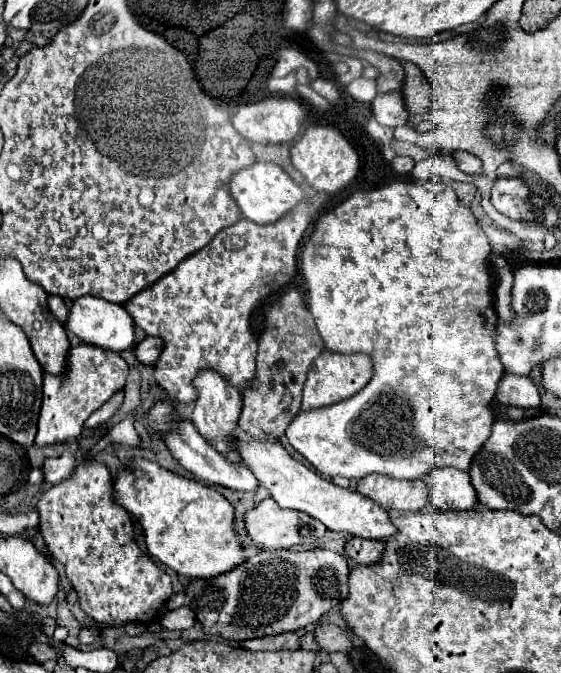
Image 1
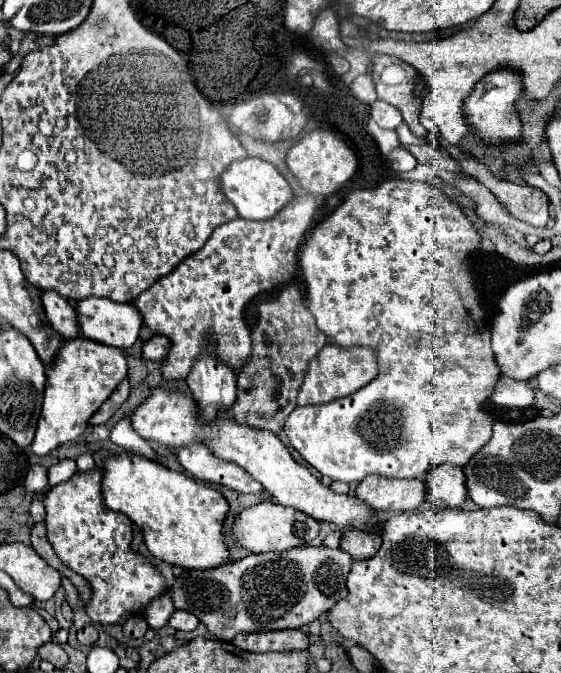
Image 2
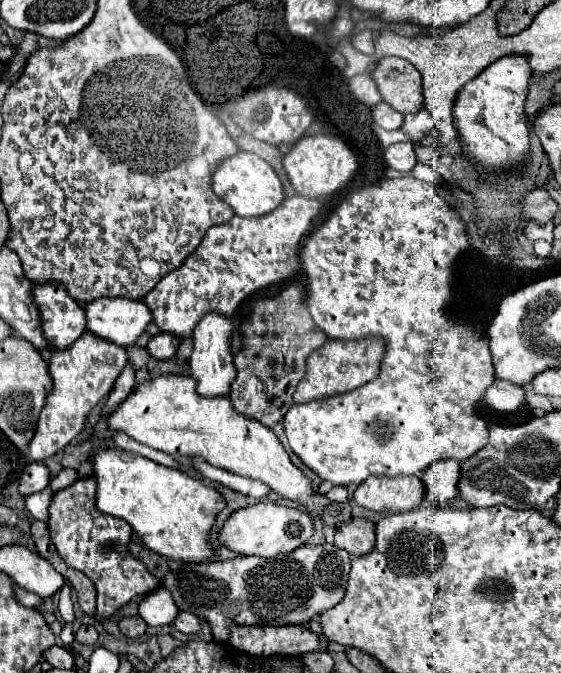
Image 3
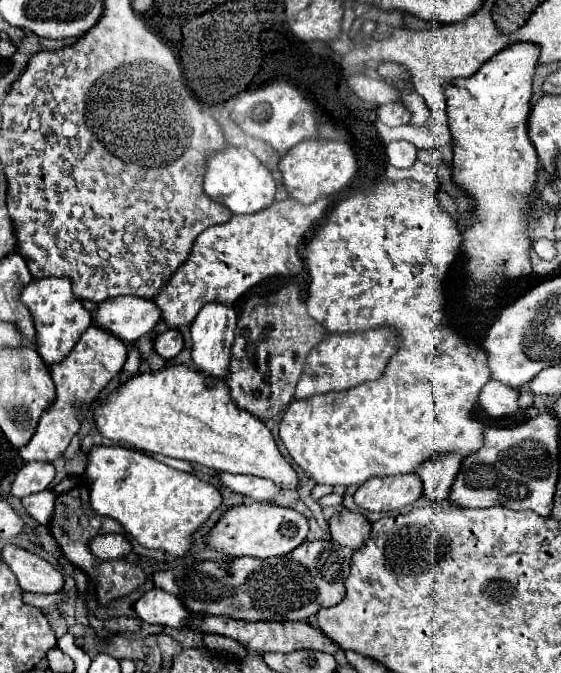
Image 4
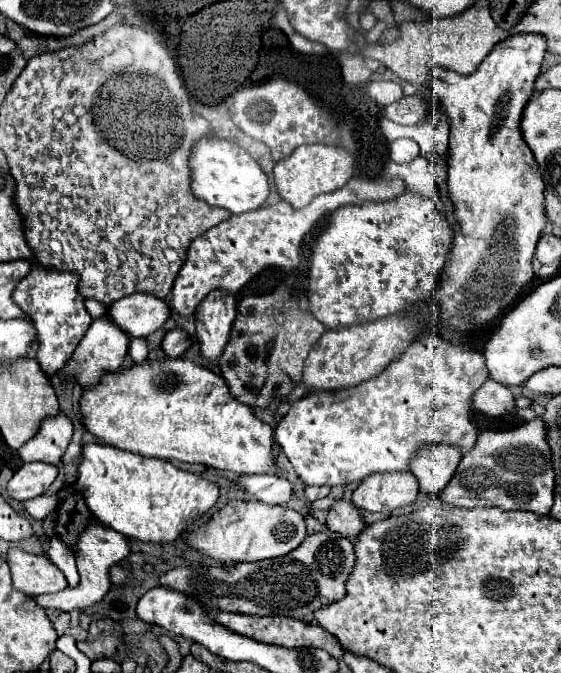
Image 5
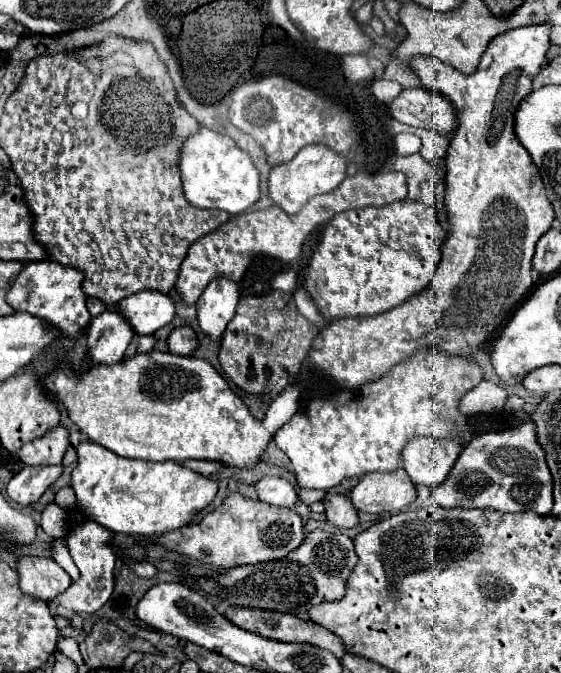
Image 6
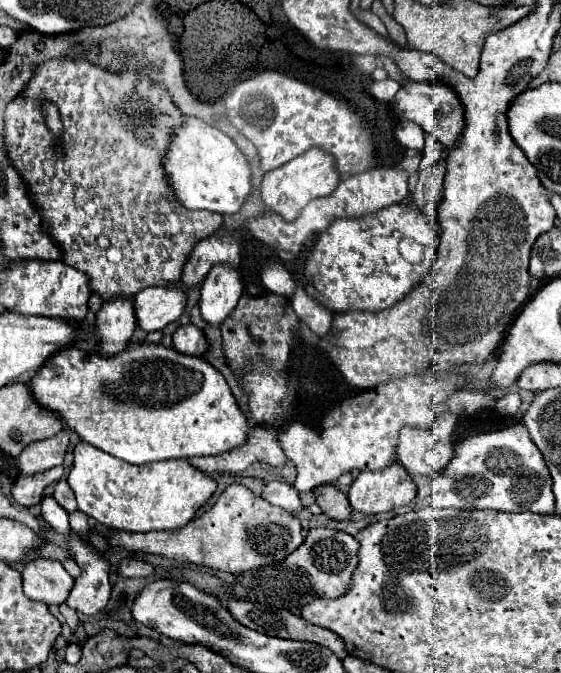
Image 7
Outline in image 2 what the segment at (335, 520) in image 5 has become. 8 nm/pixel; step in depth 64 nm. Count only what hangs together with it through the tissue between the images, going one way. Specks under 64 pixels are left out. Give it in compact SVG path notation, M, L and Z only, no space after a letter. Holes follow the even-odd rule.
M352 528L344 534L344 538L340 542L340 550L350 554L352 560L368 560L368 558L376 556L380 546L382 546L380 536L368 536L368 534L356 532Z

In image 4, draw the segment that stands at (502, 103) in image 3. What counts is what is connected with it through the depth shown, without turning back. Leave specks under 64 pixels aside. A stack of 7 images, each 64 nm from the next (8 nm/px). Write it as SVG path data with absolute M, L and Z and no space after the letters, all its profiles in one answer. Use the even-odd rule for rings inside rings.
M514 44L504 52L498 52L490 58L474 76L464 80L454 80L446 88L448 96L448 118L450 130L454 138L454 160L452 160L452 176L454 182L464 188L476 208L474 218L476 224L462 234L462 252L466 254L466 286L464 296L466 302L480 308L490 308L498 302L498 292L504 288L506 280L514 280L520 276L528 276L532 272L528 248L530 240L530 214L532 214L532 192L536 186L536 170L538 170L538 154L528 138L528 112L530 112L530 96L532 96L532 76L538 60L538 48L534 44Z

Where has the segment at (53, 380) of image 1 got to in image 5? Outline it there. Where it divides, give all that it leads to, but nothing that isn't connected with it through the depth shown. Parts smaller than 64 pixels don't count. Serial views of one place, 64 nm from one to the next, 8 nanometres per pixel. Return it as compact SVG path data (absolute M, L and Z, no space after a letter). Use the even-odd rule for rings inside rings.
M104 318L94 320L90 324L90 328L86 330L84 338L80 340L80 344L76 346L70 360L60 370L60 378L76 380L80 384L80 388L84 388L84 390L96 386L104 374L116 372L122 366L126 352L128 352L128 342L130 342L128 336L124 336L124 332L120 332L120 328L116 328L116 324L108 324L108 320L104 320ZM58 412L56 416L48 416L40 426L38 434L32 440L28 440L18 450L18 454L24 462L58 464L70 444L72 432L74 432L74 424L64 412Z

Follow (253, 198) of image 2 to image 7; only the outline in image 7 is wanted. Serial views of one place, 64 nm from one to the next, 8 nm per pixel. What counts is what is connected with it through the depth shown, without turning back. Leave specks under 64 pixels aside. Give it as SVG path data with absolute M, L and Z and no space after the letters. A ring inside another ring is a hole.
M184 118L184 126L174 132L170 150L162 164L176 192L176 200L188 210L234 214L246 204L254 188L250 164L232 138L198 118Z

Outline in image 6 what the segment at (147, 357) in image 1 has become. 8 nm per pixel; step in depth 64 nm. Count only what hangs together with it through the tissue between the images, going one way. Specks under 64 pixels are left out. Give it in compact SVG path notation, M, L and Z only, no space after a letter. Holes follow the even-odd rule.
M190 326L174 328L168 336L168 352L174 352L176 356L190 356L196 348L196 334Z

